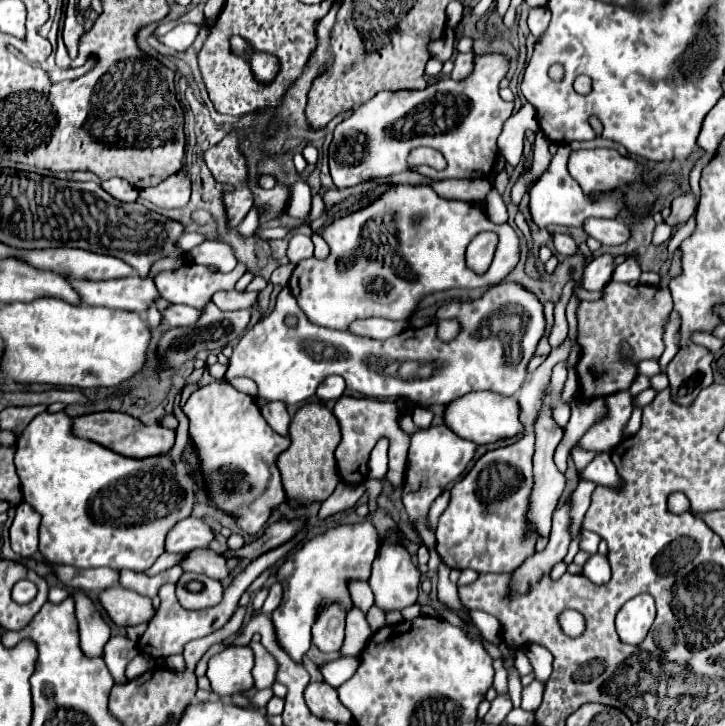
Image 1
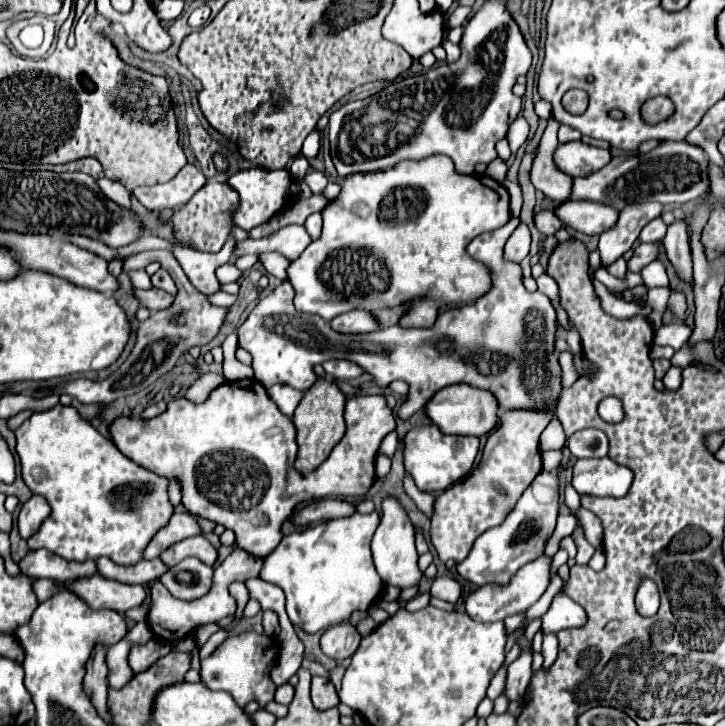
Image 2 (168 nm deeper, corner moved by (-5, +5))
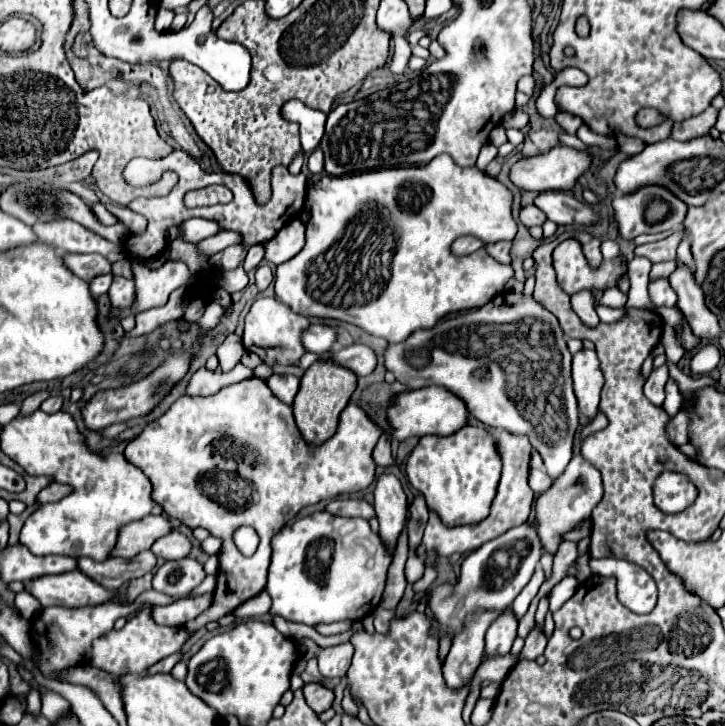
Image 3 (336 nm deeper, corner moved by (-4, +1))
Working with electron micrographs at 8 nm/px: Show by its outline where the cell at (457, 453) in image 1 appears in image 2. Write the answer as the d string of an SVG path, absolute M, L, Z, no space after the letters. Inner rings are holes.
M435 424L415 426L405 436L403 462L405 470L413 476L419 490L441 492L443 488L449 488L471 474L477 452L479 452L477 436L447 436Z

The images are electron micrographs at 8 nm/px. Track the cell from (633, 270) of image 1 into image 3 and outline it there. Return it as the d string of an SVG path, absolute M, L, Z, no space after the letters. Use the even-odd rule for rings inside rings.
M678 230L678 232L672 232L668 238L660 240L660 242L636 246L634 254L642 256L642 258L648 258L652 264L666 262L666 260L676 260L676 246L678 246L682 234L684 234L684 230Z

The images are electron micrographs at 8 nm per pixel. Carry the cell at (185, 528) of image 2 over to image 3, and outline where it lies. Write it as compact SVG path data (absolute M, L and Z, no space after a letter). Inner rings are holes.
M146 516L136 524L128 524L116 544L116 556L134 558L144 550L150 550L158 538L170 534L172 530L172 522L166 516Z

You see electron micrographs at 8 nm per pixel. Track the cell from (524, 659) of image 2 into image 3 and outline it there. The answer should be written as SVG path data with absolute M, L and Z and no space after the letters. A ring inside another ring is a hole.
M534 628L526 638L526 644L524 644L522 652L518 654L518 662L536 660L540 654L544 654L544 648L546 648L546 636L542 634L540 628Z

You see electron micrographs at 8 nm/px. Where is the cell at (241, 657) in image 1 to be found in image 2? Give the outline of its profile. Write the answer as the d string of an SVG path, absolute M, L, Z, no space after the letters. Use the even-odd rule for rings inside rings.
M249 630L229 636L223 644L217 646L217 650L211 656L201 658L199 676L209 690L229 692L239 708L245 708L253 700L259 704L259 708L265 708L267 702L273 700L273 692L277 690L277 686L271 680L271 670L277 664L277 658L279 658L277 640L267 634L257 634Z

